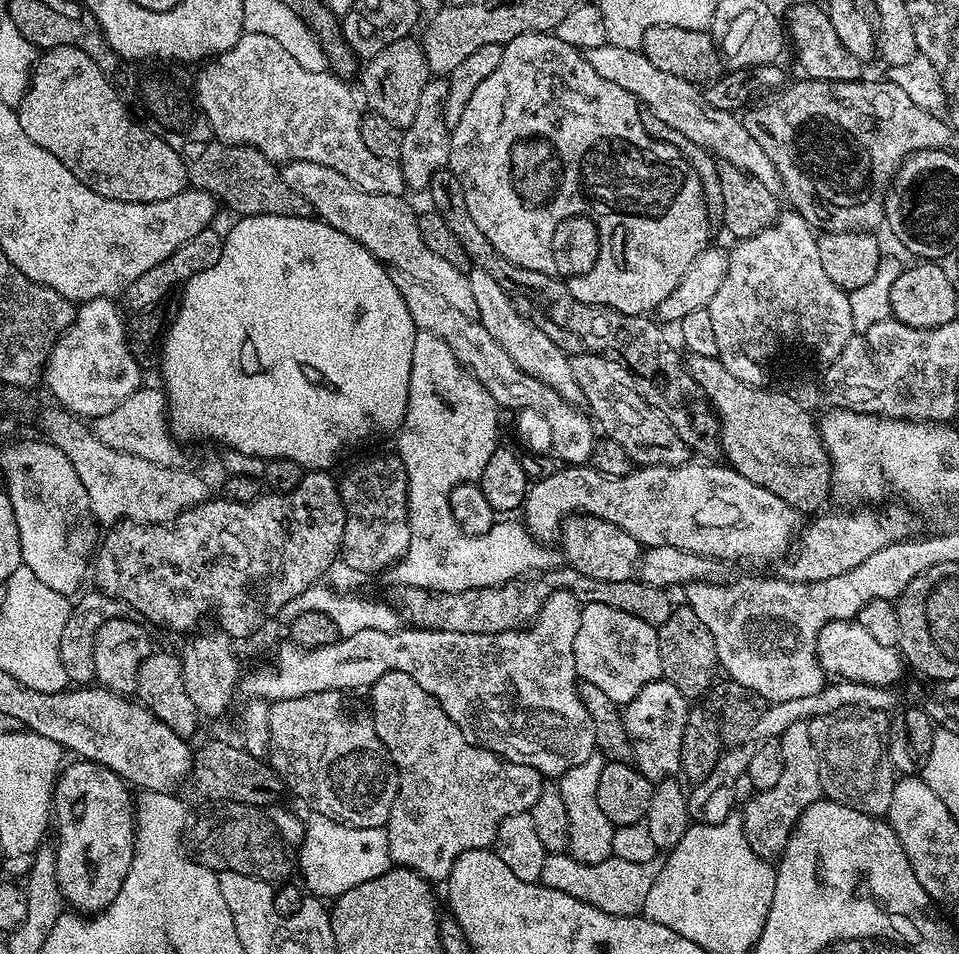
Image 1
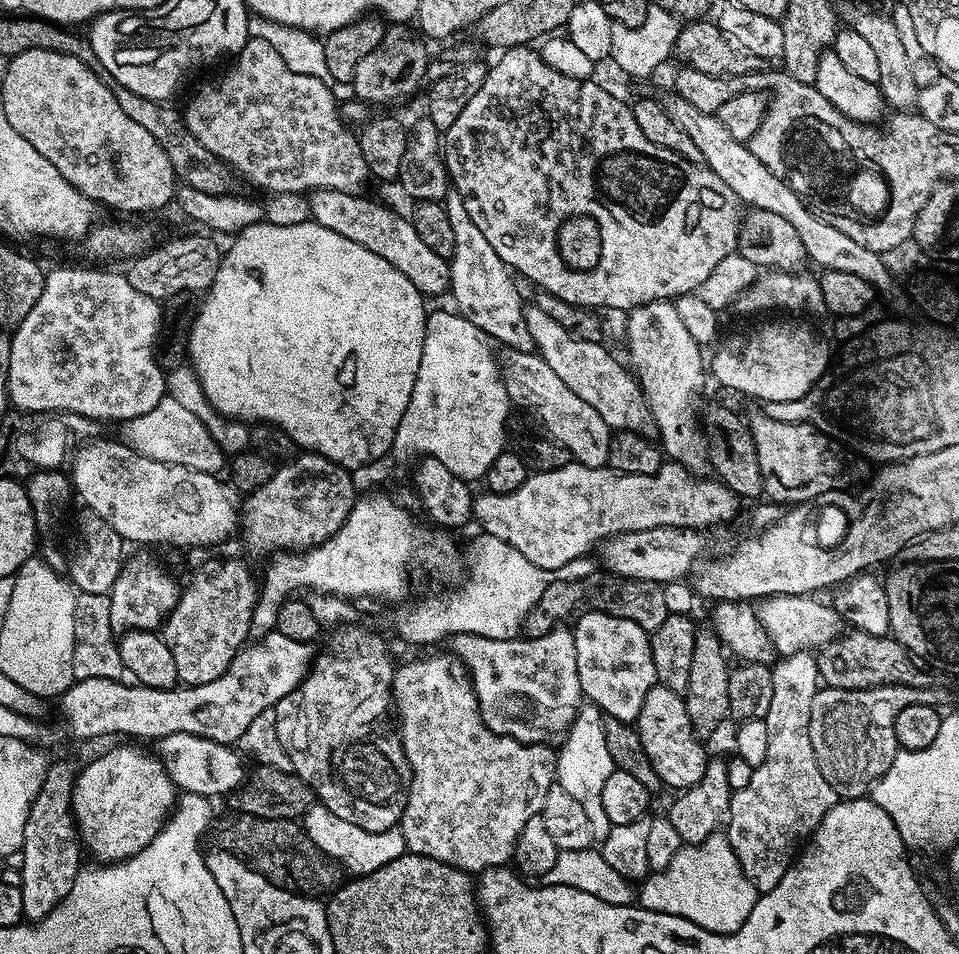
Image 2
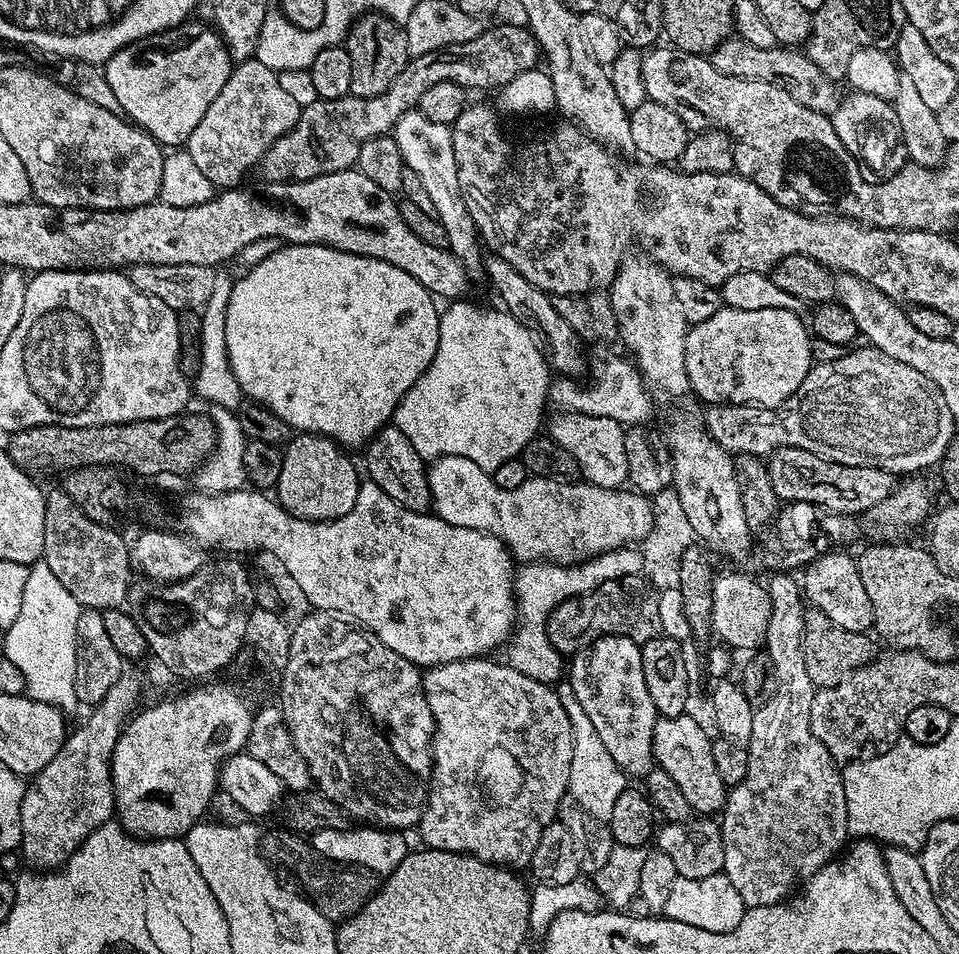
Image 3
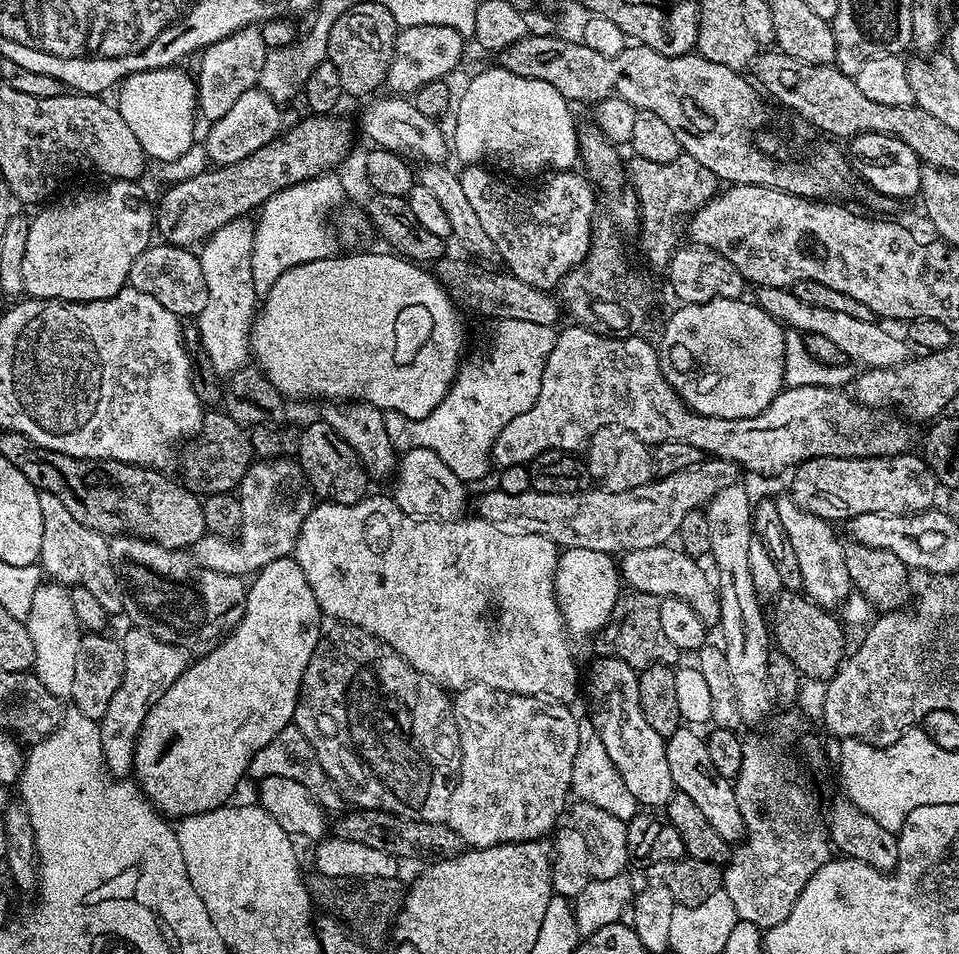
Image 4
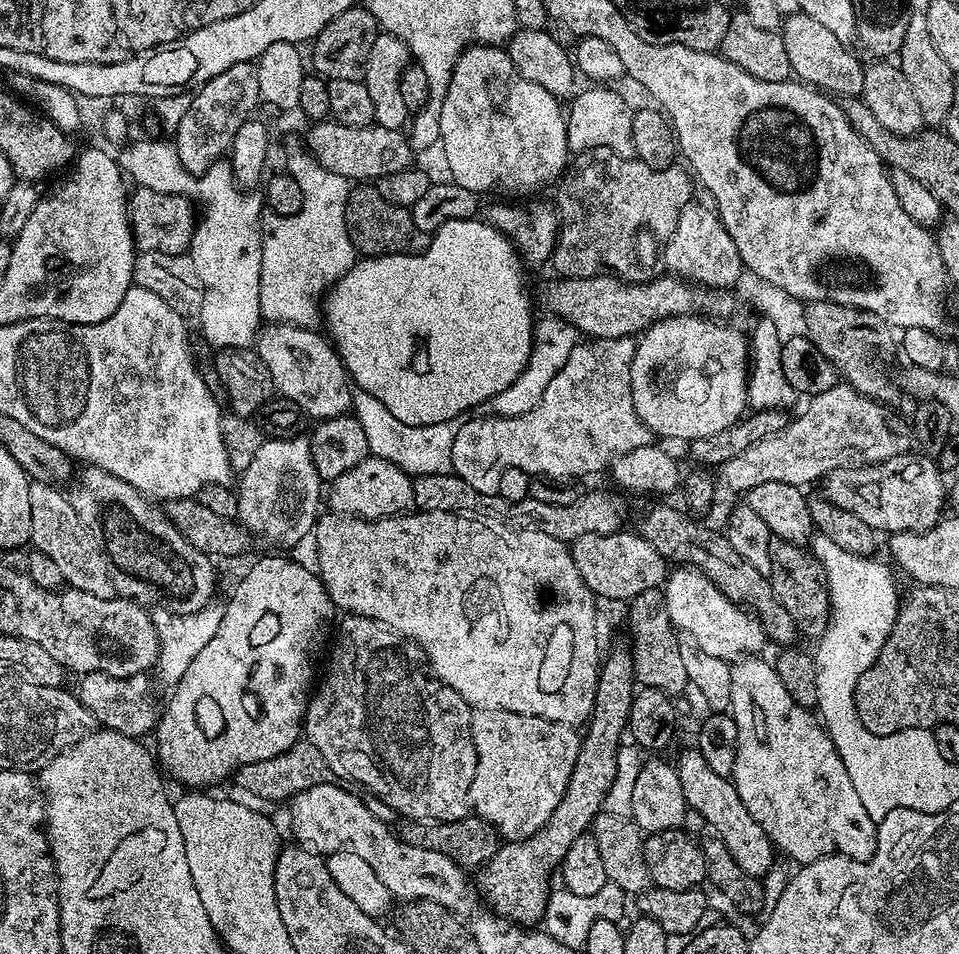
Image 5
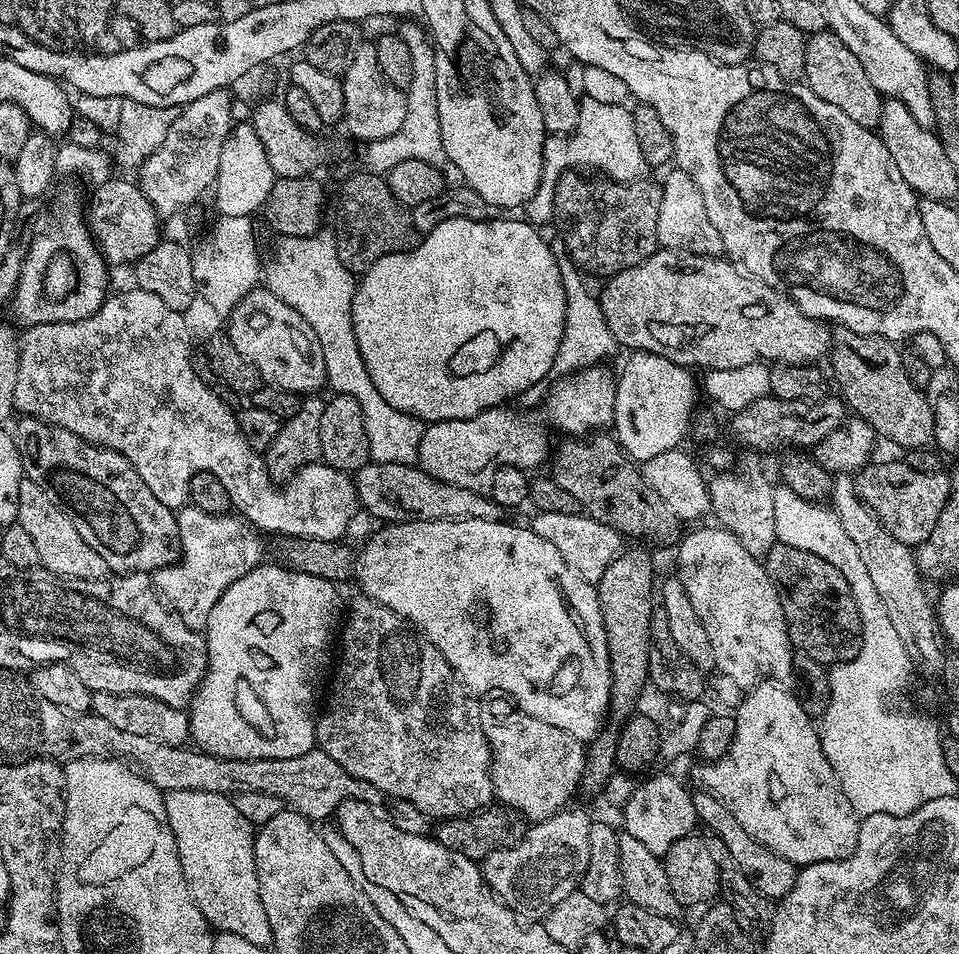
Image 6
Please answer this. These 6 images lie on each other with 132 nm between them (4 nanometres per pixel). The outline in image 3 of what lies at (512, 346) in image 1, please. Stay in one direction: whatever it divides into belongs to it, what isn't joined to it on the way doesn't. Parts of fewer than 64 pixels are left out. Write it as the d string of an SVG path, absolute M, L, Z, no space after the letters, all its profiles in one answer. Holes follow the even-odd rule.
M413 110L398 118L394 135L398 142L398 150L402 150L405 169L418 174L422 190L426 190L426 194L430 194L430 202L434 202L436 217L442 222L442 226L446 226L448 248L466 266L476 263L479 265L482 260L482 244L478 239L472 210L464 201L462 186L458 182L458 162L454 162L454 138L451 127L442 122L430 122L426 114Z

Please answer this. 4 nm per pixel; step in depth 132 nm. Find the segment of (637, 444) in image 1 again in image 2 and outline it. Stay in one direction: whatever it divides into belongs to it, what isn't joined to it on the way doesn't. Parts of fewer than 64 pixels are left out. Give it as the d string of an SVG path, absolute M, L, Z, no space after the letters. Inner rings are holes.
M535 302L525 307L524 317L526 326L530 330L533 349L546 362L546 366L550 366L550 370L554 370L554 374L558 374L558 378L562 378L562 382L566 382L566 386L570 386L570 390L574 390L574 394L582 398L582 402L594 406L594 410L602 414L602 422L606 422L608 428L616 432L644 434L653 427L648 403L644 401L644 396L640 393L636 377L623 363L620 365L604 349L603 343L595 344L567 332L562 326L558 326L558 322L554 322L554 318L550 318L543 312Z

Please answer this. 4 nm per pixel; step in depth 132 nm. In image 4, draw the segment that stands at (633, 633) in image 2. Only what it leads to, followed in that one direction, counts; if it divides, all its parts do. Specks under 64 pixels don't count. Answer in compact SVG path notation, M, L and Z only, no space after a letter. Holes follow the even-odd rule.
M605 655L593 659L586 669L588 681L585 684L583 681L582 696L588 699L587 715L594 730L598 730L598 738L602 738L602 746L606 746L606 754L610 754L610 762L614 762L618 774L622 774L629 797L645 809L663 809L674 791L670 762L666 762L665 737L650 727L646 714L642 714L637 669L622 662L622 658Z

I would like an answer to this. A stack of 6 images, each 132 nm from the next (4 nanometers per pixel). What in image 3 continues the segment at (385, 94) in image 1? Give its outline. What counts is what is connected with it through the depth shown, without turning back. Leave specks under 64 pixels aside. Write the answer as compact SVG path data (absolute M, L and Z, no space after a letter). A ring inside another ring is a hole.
M365 14L352 23L346 37L350 58L350 93L353 96L370 98L382 94L409 62L406 34L403 27L389 16Z

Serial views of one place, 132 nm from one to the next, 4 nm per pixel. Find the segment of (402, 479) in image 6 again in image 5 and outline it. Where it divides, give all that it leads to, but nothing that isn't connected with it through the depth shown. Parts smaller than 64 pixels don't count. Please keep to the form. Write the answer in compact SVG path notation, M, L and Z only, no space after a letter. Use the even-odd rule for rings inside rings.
M430 474L417 476L412 481L414 486L415 507L421 512L459 512L473 518L487 518L489 521L501 520L504 524L517 524L520 530L531 530L550 534L550 538L558 538L565 542L578 539L582 534L608 534L621 531L620 515L624 512L624 500L615 491L587 492L585 491L574 502L569 504L551 504L526 499L522 502L508 504L502 497L478 494L474 486L462 482L455 474Z

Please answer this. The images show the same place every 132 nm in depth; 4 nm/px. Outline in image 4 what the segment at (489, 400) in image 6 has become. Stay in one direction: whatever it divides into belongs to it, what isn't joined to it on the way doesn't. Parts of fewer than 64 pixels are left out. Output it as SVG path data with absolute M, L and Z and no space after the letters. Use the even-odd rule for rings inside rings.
M353 251L348 256L333 254L325 260L306 262L302 266L294 266L274 282L274 286L263 297L252 321L250 333L250 352L260 371L270 378L270 382L286 398L292 396L325 396L328 402L351 402L363 400L384 412L397 412L411 420L421 420L438 407L442 398L448 393L448 387L456 376L456 369L461 363L460 351L464 348L464 328L460 325L461 313L447 290L427 267L414 264L395 254L384 252Z

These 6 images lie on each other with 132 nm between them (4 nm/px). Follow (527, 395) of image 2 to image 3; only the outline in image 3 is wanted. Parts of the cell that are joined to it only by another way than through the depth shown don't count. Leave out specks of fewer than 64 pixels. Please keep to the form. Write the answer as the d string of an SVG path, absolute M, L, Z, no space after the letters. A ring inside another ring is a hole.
M561 411L560 416L552 420L550 438L567 450L574 462L578 462L580 476L587 483L603 488L618 488L627 481L628 466L626 464L626 442L624 441L625 425L614 418L591 416L582 412Z

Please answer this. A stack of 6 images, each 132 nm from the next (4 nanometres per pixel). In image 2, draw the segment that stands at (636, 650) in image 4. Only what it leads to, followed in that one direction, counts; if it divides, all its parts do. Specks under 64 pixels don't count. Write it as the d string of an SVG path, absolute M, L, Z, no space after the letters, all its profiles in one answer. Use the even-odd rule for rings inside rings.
M603 570L592 572L589 576L580 576L577 580L567 578L564 581L554 581L550 594L538 601L536 608L525 618L522 632L528 638L541 636L552 628L571 621L573 617L587 612L605 612L614 618L630 618L630 622L638 622L642 630L651 634L656 632L658 626L662 626L662 622L666 622L670 615L666 610L663 589L663 584L655 584L653 580L622 578Z

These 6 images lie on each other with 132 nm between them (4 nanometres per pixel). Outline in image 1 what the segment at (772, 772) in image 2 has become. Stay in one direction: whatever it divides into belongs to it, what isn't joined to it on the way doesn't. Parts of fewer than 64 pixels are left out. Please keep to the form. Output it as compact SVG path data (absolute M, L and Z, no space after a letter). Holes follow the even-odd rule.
M807 723L790 726L778 737L782 750L782 774L775 786L765 792L757 791L743 805L742 823L750 846L766 861L779 857L792 836L798 818L816 800L821 799L818 754L810 738Z

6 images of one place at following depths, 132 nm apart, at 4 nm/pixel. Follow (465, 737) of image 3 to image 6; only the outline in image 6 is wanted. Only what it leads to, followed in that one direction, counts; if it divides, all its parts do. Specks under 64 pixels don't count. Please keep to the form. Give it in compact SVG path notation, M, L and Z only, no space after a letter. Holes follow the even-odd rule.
M503 694L485 695L480 700L480 717L482 730L492 748L492 791L495 799L507 808L521 812L529 822L545 820L561 812L584 779L585 741L574 738L574 734L566 734L566 730L558 730L558 726L550 726L550 722L542 722L526 714L516 707L512 697Z

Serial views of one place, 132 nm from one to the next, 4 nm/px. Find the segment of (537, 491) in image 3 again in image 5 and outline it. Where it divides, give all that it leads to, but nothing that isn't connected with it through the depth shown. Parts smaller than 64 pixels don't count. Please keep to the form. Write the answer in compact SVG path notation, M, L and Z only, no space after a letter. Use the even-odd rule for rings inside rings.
M368 455L358 466L346 470L337 480L331 481L326 492L326 504L333 513L361 520L378 520L385 516L405 515L415 505L413 477L386 458Z

